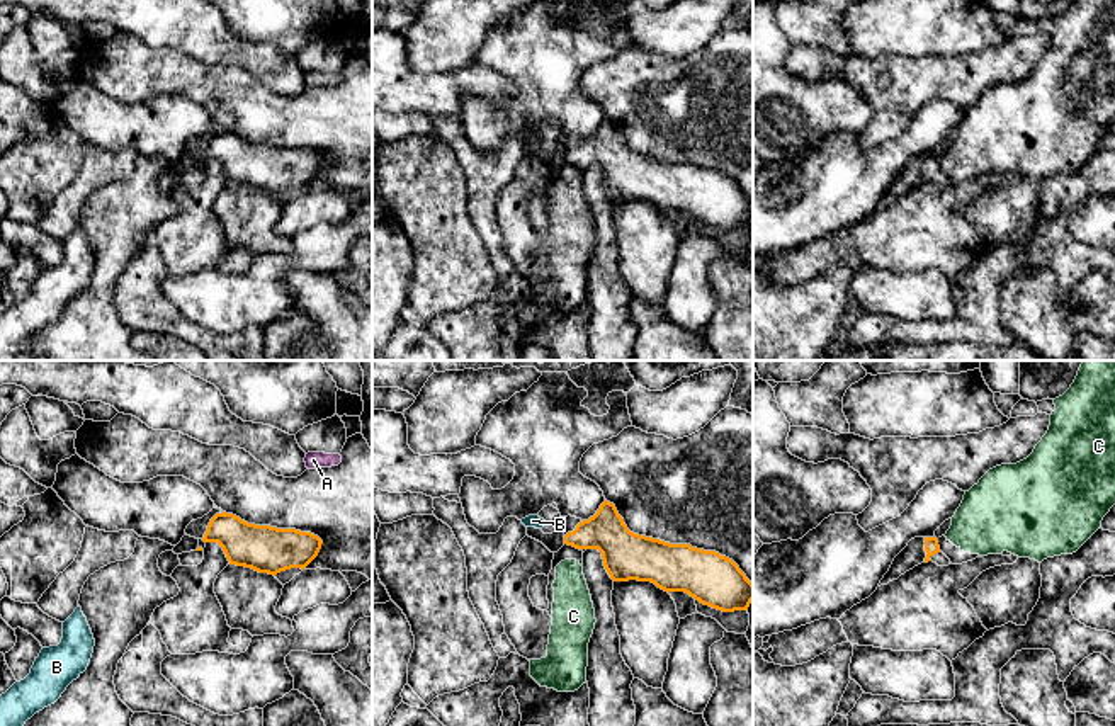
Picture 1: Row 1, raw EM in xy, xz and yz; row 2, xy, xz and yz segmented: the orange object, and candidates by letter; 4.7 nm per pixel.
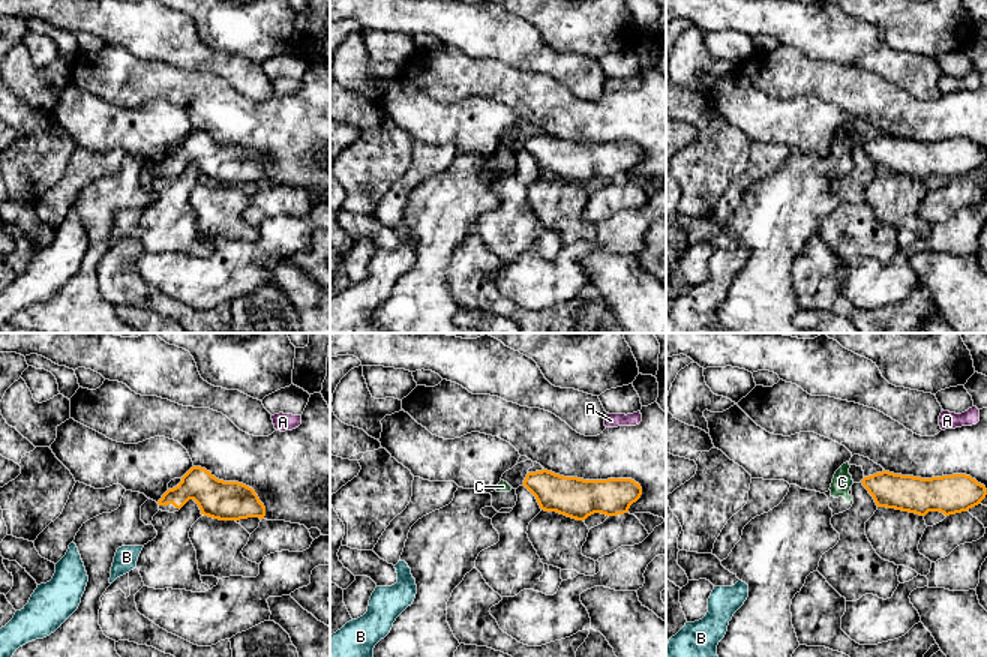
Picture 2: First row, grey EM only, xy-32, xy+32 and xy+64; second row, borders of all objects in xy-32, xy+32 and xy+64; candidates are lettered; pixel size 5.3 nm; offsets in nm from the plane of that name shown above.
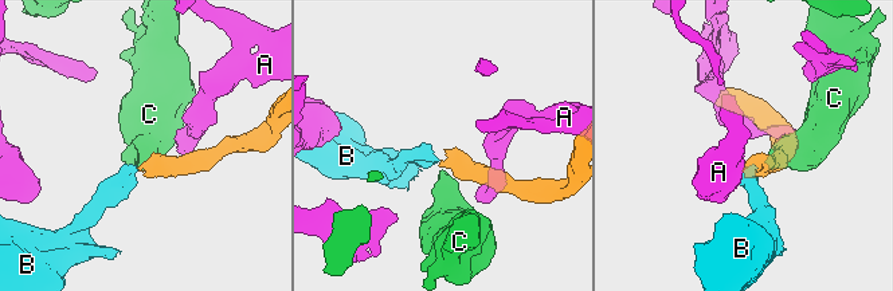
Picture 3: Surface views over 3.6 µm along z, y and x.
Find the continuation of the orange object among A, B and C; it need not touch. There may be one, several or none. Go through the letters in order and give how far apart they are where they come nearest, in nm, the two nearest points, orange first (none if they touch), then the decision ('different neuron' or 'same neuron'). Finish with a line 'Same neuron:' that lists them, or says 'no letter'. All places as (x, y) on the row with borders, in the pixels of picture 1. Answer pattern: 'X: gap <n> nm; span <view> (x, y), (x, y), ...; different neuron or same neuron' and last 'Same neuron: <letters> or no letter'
A: gap 300 nm; span xy (294, 529), (308, 468); different neuron
B: gap 110 nm; span xz (565, 536), (544, 524); same neuron
C: gap 40 nm; span yz (937, 539), (945, 536); different neuron
Same neuron: B

